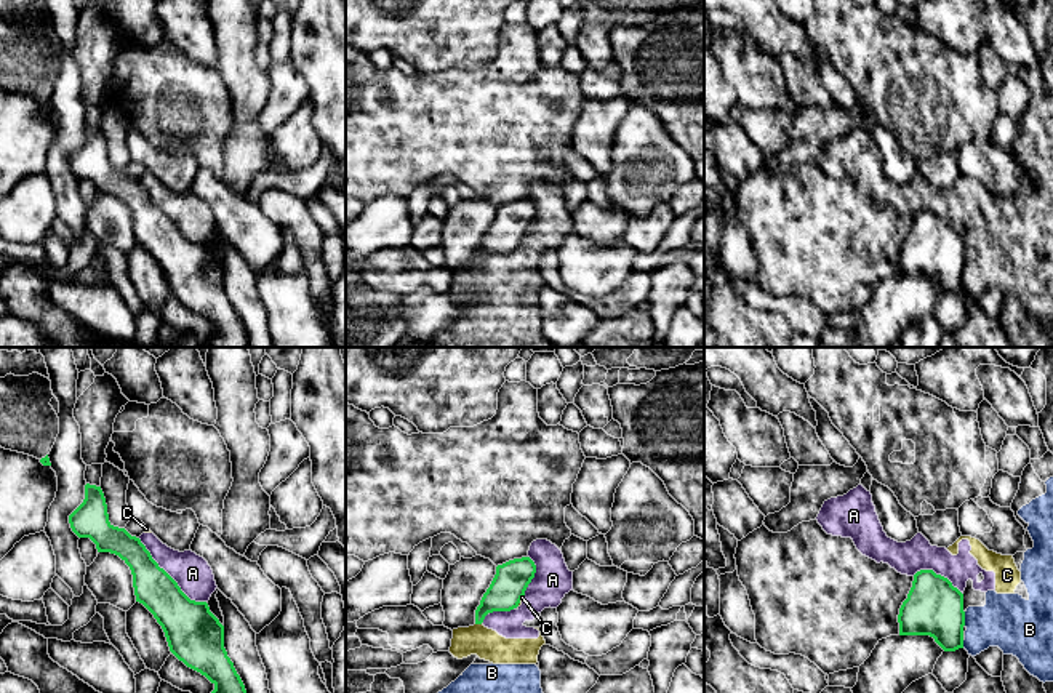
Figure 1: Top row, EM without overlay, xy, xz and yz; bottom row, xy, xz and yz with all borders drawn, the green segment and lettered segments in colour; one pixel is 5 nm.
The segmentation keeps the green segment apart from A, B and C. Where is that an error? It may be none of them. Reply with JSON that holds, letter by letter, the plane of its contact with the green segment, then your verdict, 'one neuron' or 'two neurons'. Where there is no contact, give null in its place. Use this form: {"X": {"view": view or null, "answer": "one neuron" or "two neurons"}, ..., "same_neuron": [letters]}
{"A": {"view": "xy", "answer": "two neurons"}, "B": {"view": "yz", "answer": "two neurons"}, "C": {"view": "xz", "answer": "two neurons"}, "same_neuron": []}

